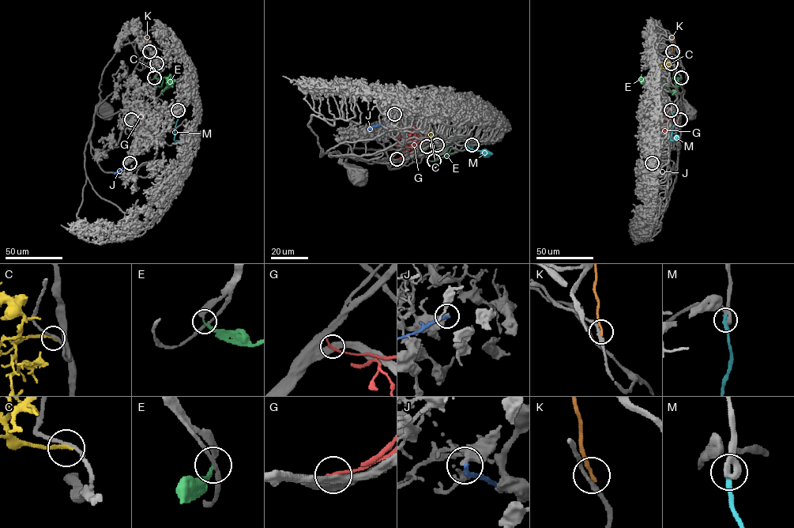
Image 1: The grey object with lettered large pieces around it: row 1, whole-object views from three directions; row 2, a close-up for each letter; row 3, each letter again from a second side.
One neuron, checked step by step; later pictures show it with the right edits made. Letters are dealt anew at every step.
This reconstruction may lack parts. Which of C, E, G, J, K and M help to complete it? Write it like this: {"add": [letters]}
{"add": ["E"]}

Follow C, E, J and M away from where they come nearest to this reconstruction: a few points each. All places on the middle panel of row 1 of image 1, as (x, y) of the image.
C: (437, 145), (431, 142), (430, 130), (424, 130)
E: (434, 160), (455, 151), (449, 154), (446, 148), (457, 137), (460, 113), (455, 96), (460, 96)
J: (394, 114), (386, 118), (383, 124), (368, 129)
M: (472, 145), (468, 150), (465, 144), (471, 148), (492, 154)

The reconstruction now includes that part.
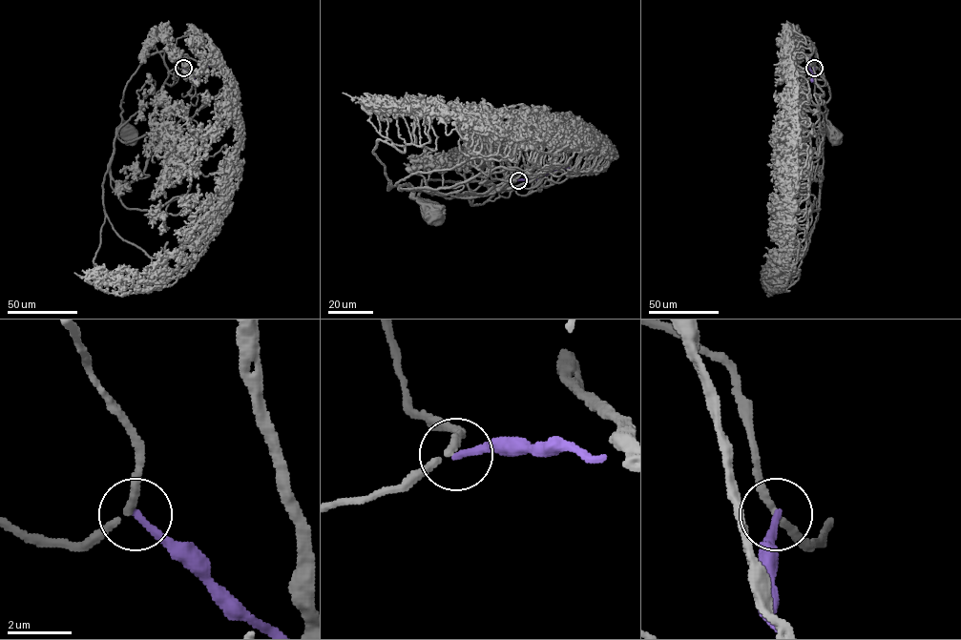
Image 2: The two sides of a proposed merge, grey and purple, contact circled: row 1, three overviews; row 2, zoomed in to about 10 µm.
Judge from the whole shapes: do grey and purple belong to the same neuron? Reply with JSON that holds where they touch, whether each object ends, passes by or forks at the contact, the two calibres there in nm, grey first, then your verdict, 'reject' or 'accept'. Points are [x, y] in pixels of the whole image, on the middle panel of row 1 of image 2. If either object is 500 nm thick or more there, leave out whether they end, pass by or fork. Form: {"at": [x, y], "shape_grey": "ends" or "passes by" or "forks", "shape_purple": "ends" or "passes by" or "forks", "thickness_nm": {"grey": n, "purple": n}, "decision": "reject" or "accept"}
{"at": [518, 180], "shape_grey": "passes by", "shape_purple": "ends", "thickness_nm": {"grey": 200, "purple": 220}, "decision": "reject"}

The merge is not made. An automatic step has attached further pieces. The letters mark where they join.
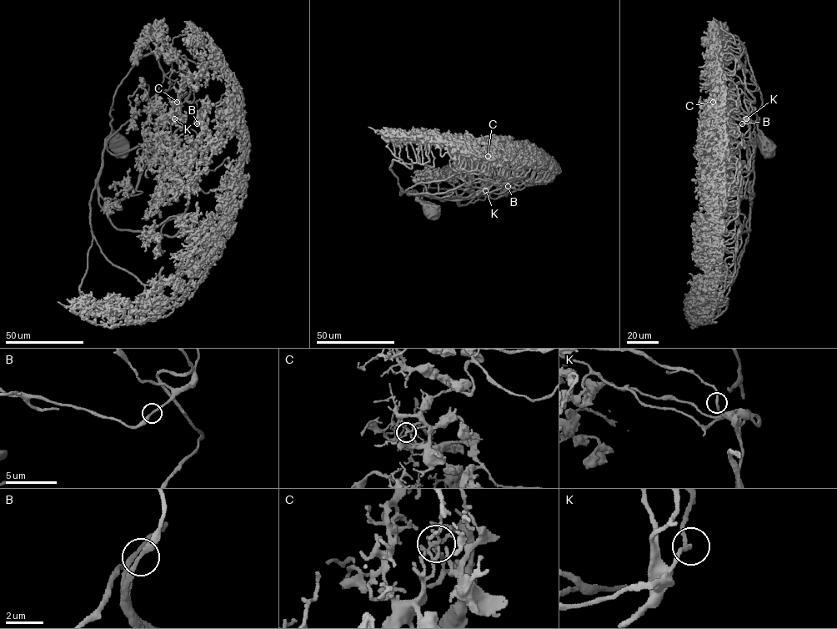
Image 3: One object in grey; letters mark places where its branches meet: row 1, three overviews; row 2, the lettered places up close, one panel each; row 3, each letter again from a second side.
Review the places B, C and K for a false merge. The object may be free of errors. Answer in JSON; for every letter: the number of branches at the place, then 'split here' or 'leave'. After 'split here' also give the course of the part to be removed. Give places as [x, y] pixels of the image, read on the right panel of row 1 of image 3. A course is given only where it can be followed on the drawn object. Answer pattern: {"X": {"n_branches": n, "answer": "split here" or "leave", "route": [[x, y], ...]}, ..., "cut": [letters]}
{"B": {"n_branches": 2, "answer": "leave"}, "C": {"n_branches": 3, "answer": "leave"}, "K": {"n_branches": 2, "answer": "leave"}, "cut": []}

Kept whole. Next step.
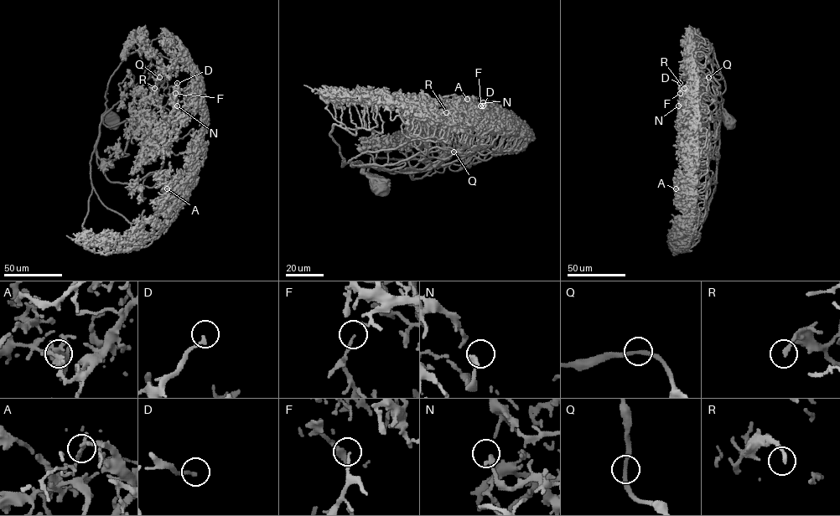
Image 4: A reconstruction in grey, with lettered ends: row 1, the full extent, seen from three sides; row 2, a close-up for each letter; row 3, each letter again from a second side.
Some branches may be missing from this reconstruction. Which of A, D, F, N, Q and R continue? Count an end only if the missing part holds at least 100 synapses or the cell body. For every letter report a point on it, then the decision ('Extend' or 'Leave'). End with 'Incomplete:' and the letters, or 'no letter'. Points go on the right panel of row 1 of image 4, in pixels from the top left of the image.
A: Place: (676, 188). Leave
D: Place: (680, 83). Leave
F: Place: (680, 93). Leave
N: Place: (678, 105). Leave
Q: Place: (708, 77). Leave
R: Place: (684, 88). Leave
Incomplete: no letter

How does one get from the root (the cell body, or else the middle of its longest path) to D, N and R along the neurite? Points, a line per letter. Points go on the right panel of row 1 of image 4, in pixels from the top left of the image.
D: (727, 118), (718, 116), (717, 127), (721, 119), (717, 116), (715, 104), (696, 89), (681, 89), (680, 83)
N: (727, 118), (718, 116), (717, 126), (721, 119), (712, 102), (678, 105)
R: (727, 118), (718, 116), (717, 127), (721, 119), (717, 116), (714, 100), (700, 95), (695, 89), (684, 88)

